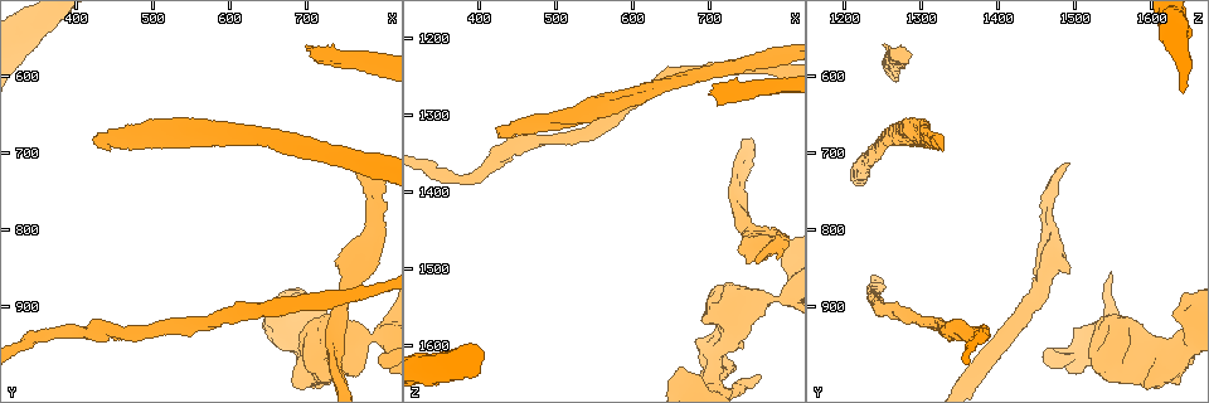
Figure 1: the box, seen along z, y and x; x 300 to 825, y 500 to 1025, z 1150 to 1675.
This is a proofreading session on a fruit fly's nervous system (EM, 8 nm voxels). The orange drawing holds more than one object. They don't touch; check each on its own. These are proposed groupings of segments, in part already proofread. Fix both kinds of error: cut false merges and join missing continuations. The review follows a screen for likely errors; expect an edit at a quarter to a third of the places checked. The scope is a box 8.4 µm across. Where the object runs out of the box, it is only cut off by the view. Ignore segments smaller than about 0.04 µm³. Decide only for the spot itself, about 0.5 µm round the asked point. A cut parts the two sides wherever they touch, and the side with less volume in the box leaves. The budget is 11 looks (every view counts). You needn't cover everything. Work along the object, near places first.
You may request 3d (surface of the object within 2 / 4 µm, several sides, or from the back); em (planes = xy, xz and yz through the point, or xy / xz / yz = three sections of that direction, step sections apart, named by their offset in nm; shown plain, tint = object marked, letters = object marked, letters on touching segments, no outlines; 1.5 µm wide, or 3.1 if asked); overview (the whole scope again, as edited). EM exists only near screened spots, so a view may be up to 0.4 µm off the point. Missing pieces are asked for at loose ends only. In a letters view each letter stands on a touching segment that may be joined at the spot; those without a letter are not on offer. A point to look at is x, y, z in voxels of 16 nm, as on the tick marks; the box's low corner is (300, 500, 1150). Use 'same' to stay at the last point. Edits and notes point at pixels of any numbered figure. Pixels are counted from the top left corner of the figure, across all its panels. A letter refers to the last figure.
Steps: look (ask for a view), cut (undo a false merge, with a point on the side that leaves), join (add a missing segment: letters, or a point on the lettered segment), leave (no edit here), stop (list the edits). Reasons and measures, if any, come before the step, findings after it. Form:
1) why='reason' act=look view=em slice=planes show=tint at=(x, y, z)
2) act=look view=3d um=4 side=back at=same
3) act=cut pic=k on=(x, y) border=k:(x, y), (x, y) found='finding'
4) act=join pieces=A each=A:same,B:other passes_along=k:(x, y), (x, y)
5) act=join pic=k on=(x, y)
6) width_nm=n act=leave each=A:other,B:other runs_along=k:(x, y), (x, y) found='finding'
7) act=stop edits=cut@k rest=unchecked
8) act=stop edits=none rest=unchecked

why='branch stops here' act=look view=3d um=4 at=(420, 680, 1320)

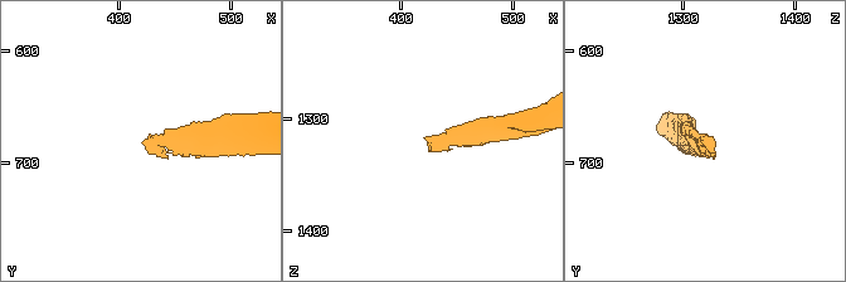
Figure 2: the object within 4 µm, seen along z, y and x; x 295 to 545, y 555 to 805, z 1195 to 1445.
act=look view=em slice=planes show=letters at=(420, 682, 1316)

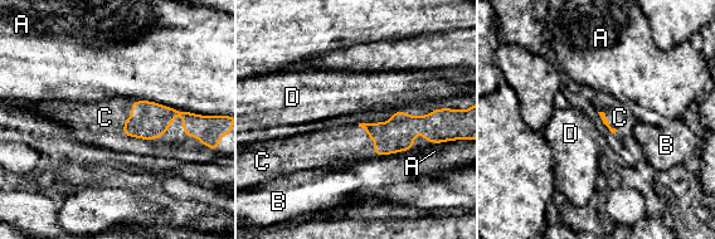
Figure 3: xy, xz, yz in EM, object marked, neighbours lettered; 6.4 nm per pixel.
longest_contact=A:400nm act=join pieces=C each=A:other,B:other,C:same,D:other passes_along=3:(397, 135), (371, 137), (345, 144) found='it goes on there'

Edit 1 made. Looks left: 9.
why='see it whole again' act=look view=overview

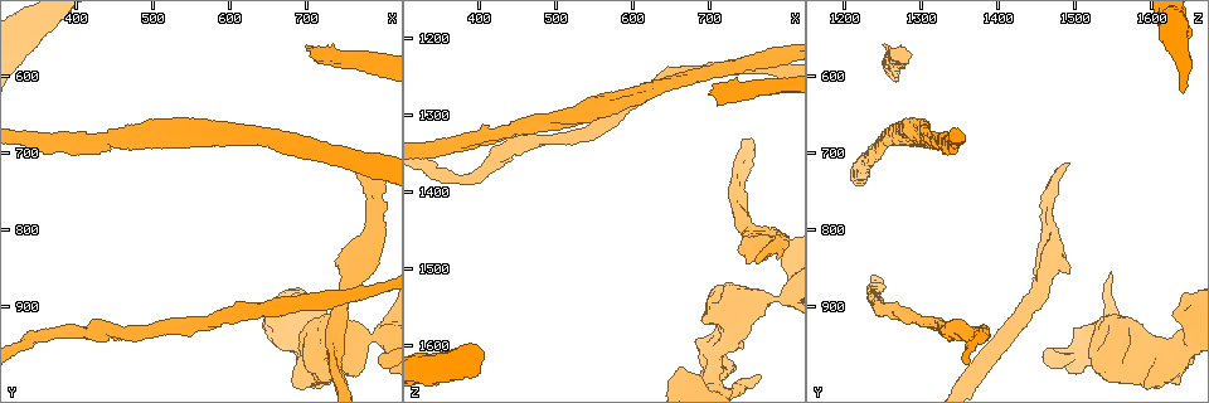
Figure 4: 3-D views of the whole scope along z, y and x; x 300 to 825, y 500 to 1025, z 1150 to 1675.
why='branch stops here' act=look view=em slice=yz step=4 show=letters at=(700, 560, 1270)

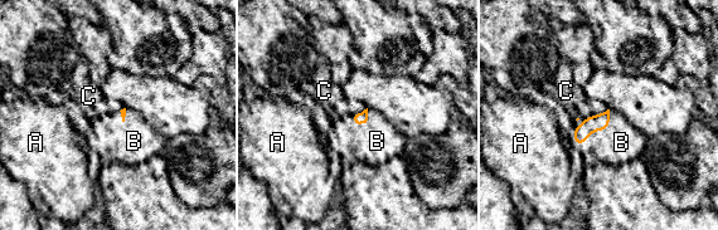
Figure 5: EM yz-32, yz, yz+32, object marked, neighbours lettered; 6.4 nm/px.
act=join pieces=B each=A:other,B:same,C:other passes_along=5:(600, 122), (602, 130), (621, 142) found='the cell continues'

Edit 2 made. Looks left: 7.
why='redraw' act=look view=overview

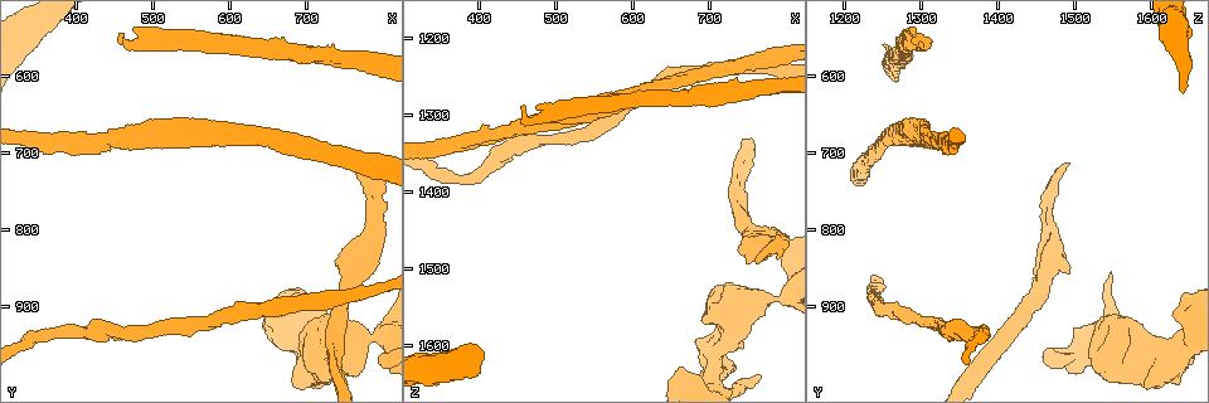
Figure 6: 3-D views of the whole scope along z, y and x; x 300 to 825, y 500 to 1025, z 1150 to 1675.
why='branch stops here' act=look view=em slice=planes show=tint at=(760, 715, 1490)

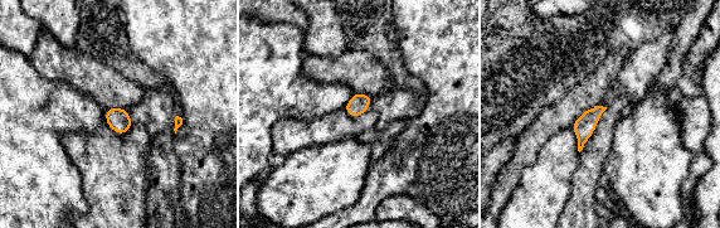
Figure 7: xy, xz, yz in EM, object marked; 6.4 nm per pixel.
act=look view=em slice=planes show=letters at=same

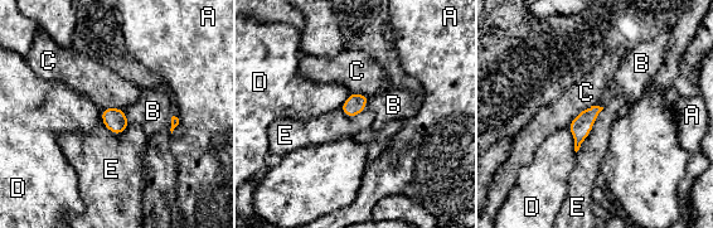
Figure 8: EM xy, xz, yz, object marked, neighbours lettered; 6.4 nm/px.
longest_contact=E:340nm act=join pieces=B each=A:other,B:same,C:other,D:other,E:other passes_along=8:(114, 119), (125, 116), (153, 111) found='it goes on there'

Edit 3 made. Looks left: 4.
act=stop edits=join@3,join@5,join@8 rest=unchecked

